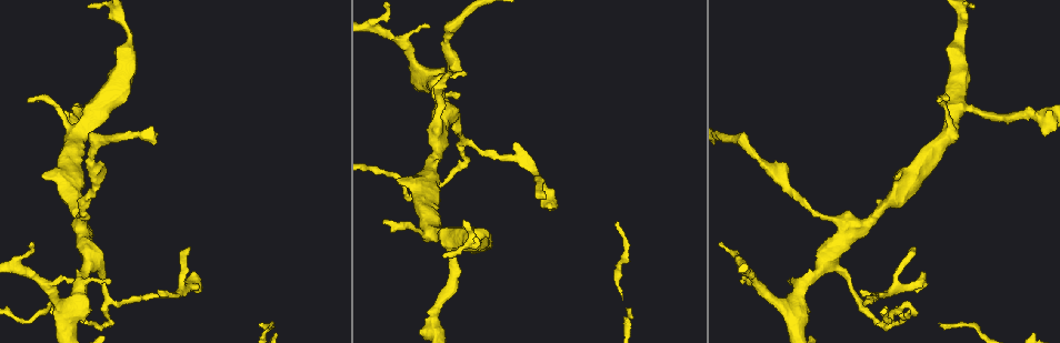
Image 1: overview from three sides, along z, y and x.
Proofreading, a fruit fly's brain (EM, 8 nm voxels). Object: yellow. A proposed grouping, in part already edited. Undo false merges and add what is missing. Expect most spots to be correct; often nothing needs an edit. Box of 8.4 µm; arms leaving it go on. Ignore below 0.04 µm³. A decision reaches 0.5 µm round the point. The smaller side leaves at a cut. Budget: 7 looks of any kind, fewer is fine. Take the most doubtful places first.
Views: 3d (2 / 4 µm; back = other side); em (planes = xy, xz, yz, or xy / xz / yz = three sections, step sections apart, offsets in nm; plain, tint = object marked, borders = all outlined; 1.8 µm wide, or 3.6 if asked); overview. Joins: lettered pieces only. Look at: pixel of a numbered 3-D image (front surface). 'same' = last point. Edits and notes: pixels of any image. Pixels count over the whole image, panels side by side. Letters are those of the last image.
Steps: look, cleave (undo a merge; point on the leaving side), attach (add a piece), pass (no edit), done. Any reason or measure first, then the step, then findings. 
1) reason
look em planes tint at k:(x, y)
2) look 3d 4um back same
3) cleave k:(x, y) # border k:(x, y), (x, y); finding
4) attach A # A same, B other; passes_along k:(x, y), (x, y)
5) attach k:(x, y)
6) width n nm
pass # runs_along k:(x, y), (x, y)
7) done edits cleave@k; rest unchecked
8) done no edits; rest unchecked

narrows sharply
look 3d 4um back at 1:(107, 298)

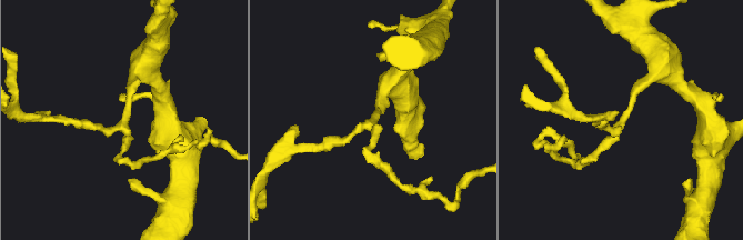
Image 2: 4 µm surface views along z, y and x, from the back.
arms 3; now the EM
look em xz step 16 tint at 2:(122, 124)

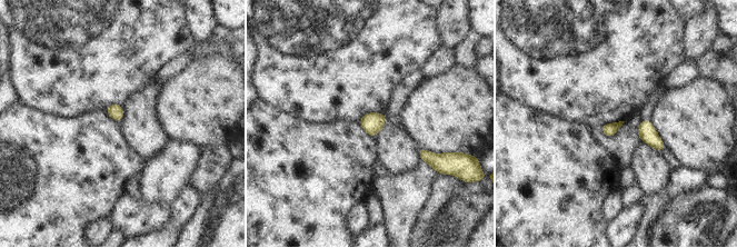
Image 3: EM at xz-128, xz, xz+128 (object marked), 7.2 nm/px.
look em planes borders same

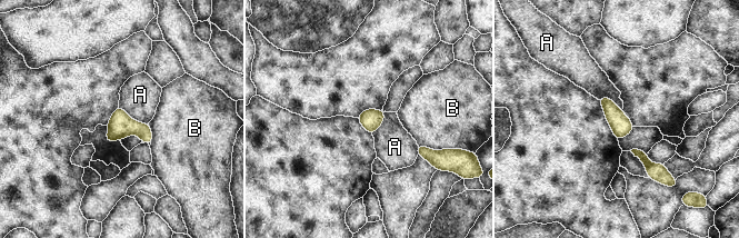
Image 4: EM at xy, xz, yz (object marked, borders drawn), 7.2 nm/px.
width 150 nm
pass # A other, B other; border 4:(119, 105), (137, 121), (148, 124); continuous, no second neuron

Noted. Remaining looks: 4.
branch stops here
look em planes plain at 1:(382, 221)

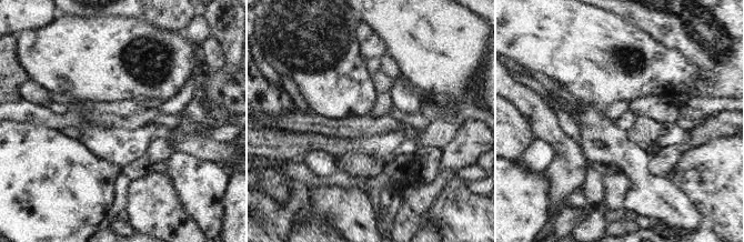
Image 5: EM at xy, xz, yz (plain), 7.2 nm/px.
look em planes borders same

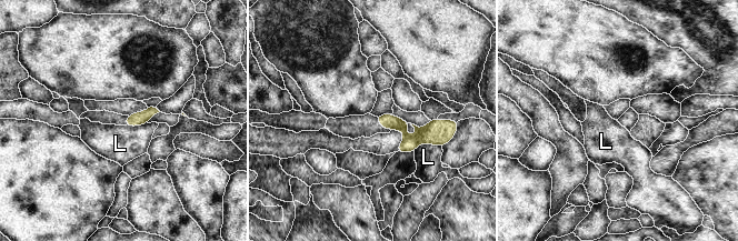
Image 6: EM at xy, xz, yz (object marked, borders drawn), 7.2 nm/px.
pass # L other; runs_along 6:(378, 118), (409, 139), (439, 123); no lettered piece goes on from it

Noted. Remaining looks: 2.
look em planes borders at 1:(71, 283)

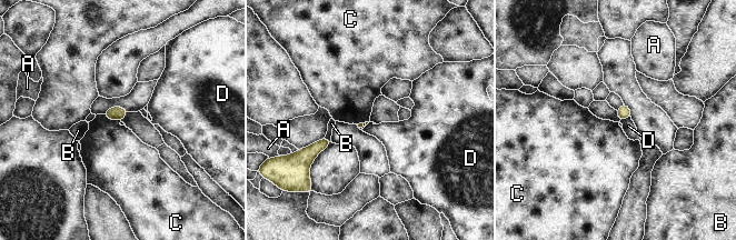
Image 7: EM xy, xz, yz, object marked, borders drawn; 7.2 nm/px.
longest_contact C 140 nm
pass # A other, B other, C other, D other; no lettered piece goes on from it

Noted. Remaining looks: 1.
done no edits; rest unchecked

